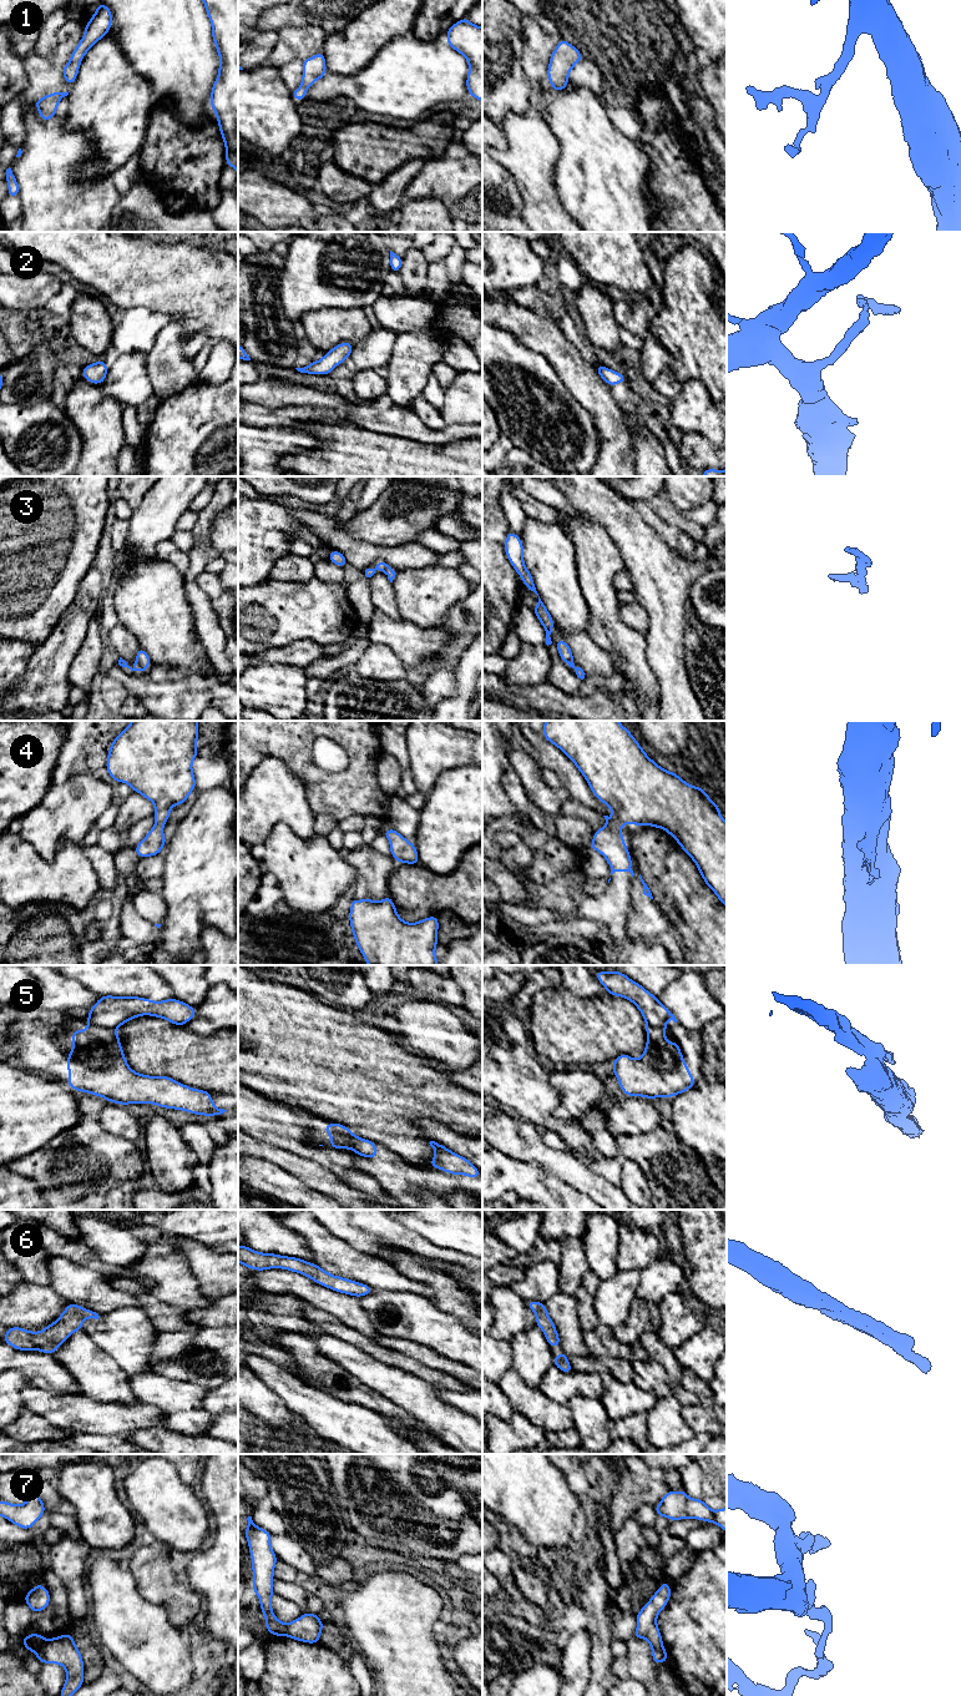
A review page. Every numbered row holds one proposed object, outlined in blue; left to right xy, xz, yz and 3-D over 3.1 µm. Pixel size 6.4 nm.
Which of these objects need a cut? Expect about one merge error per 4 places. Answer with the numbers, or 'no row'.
5, 7

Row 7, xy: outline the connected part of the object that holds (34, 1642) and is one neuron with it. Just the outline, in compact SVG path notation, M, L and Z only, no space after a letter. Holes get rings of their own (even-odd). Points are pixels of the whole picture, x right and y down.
M29 1634L26 1637L22 1637L22 1646L31 1652L37 1652L45 1641L45 1637L40 1634Z

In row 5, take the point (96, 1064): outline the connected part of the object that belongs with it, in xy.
M88 1024L85 1030L74 1030L67 1071L71 1089L101 1096L108 1102L153 1104L208 1117L227 1111L212 1102L208 1091L189 1087L168 1076L133 1071L113 1029Z

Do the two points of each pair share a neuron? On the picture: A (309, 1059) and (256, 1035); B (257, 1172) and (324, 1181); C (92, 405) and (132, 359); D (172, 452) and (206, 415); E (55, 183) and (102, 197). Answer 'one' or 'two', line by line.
A: one
B: two
C: two
D: one
E: one

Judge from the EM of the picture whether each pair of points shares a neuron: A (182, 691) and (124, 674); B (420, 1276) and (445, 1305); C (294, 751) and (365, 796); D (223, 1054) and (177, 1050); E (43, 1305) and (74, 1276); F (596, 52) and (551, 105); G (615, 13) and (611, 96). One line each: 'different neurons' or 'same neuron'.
A: same neuron
B: same neuron
C: same neuron
D: same neuron
E: different neurons
F: different neurons
G: same neuron

